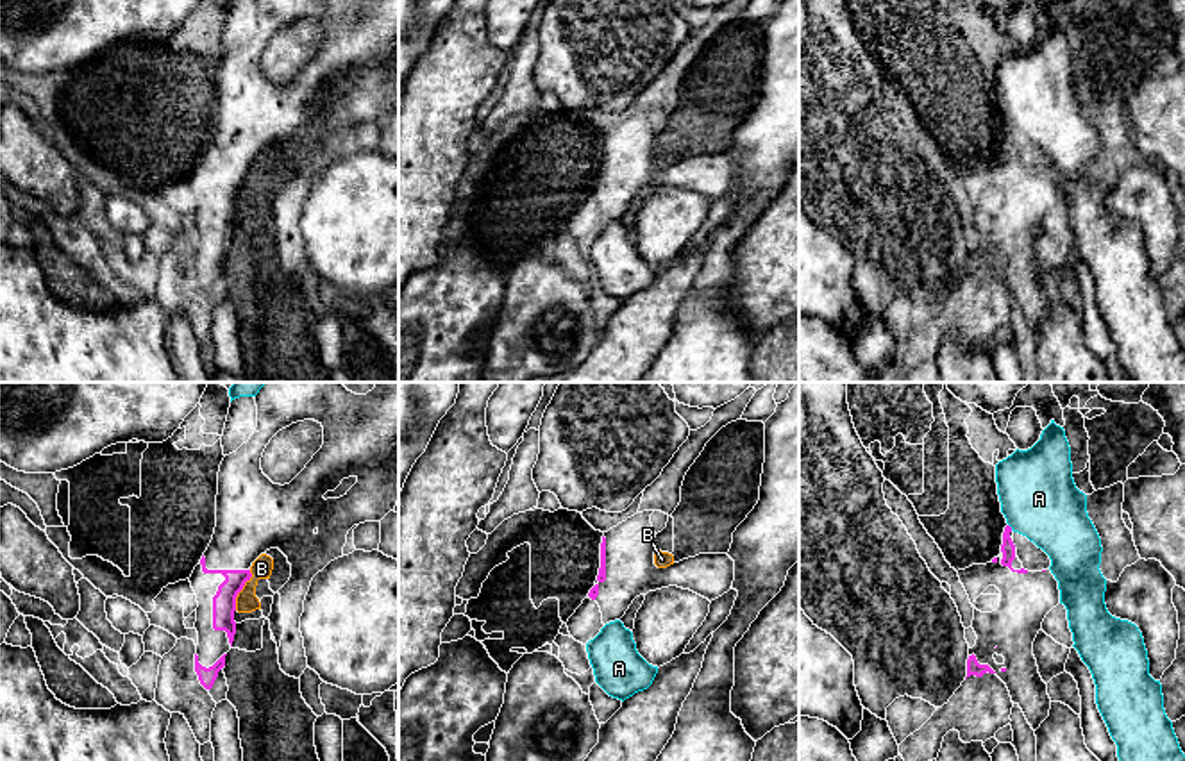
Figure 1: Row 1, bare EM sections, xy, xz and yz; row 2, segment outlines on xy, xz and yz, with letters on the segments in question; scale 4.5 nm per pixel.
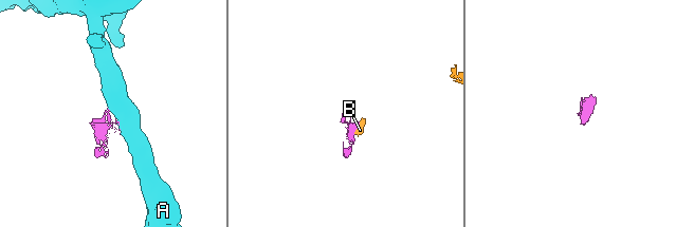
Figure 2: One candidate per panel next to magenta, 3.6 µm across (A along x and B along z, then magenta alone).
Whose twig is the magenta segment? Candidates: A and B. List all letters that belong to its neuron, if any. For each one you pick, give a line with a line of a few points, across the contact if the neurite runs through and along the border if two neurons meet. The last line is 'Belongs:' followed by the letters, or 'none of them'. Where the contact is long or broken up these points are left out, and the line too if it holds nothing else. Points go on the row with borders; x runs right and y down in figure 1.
Belongs: none of them

